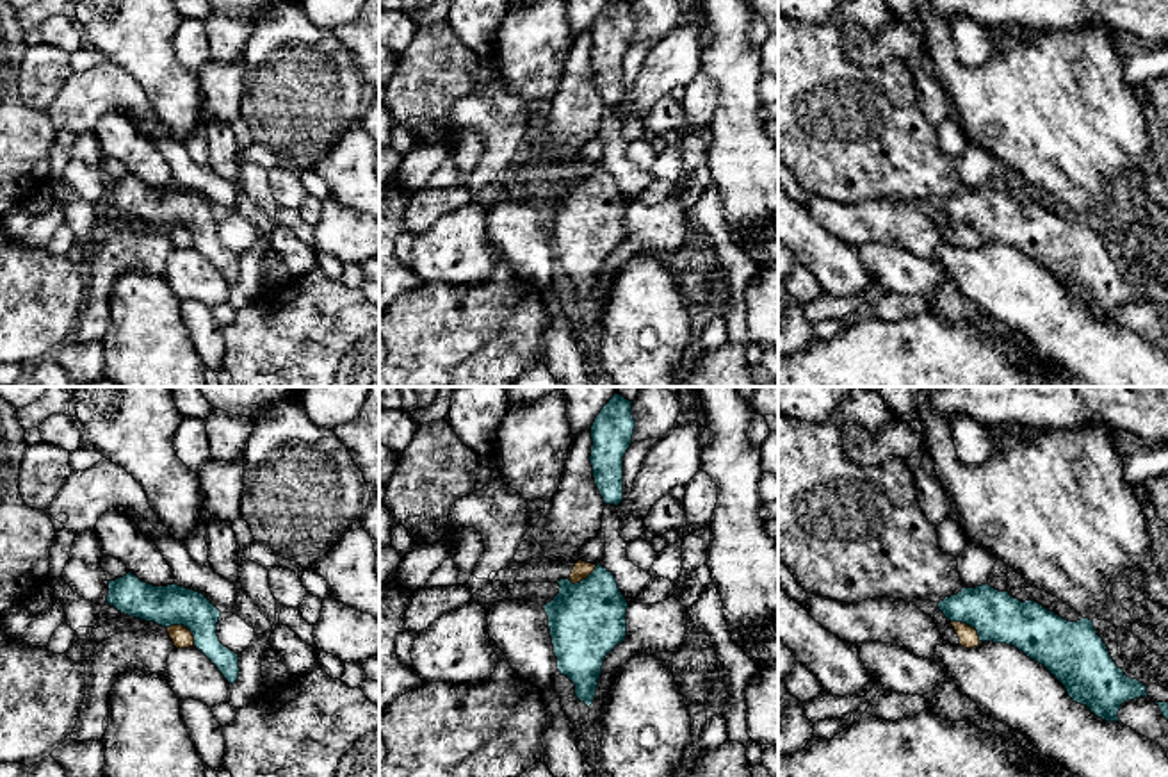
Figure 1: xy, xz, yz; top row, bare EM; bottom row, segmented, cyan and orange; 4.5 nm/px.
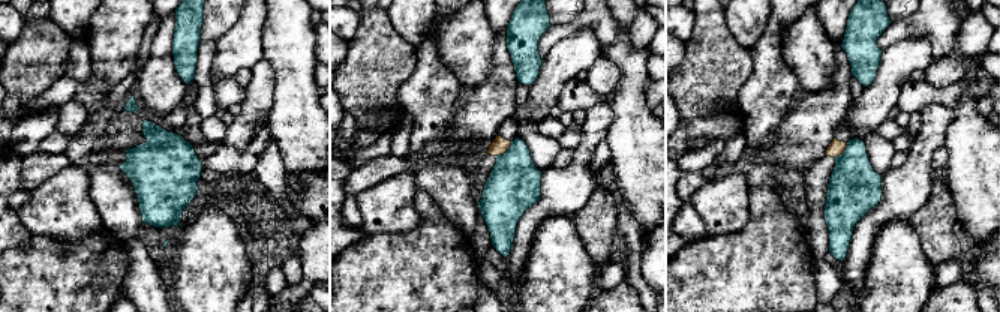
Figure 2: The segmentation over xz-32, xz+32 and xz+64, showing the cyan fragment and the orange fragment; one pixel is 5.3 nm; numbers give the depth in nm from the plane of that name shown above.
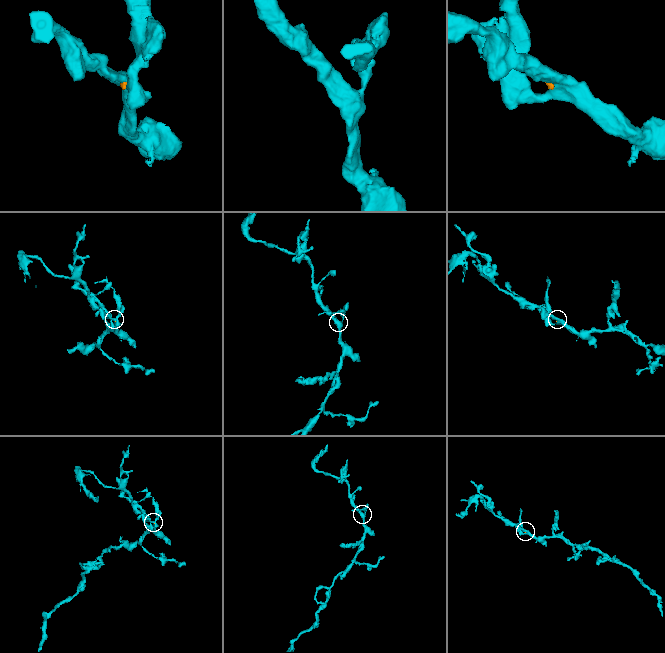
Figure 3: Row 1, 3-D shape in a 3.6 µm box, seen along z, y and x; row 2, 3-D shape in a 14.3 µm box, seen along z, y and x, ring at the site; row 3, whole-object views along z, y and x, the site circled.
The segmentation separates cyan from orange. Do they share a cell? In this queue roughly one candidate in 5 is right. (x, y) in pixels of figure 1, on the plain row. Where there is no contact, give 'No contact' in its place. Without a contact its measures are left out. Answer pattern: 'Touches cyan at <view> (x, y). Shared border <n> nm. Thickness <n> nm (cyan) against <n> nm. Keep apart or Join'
Touches cyan at xy (186, 227). Shared border 160 nm. Thickness 180 nm (cyan) against 90 nm. Keep apart

